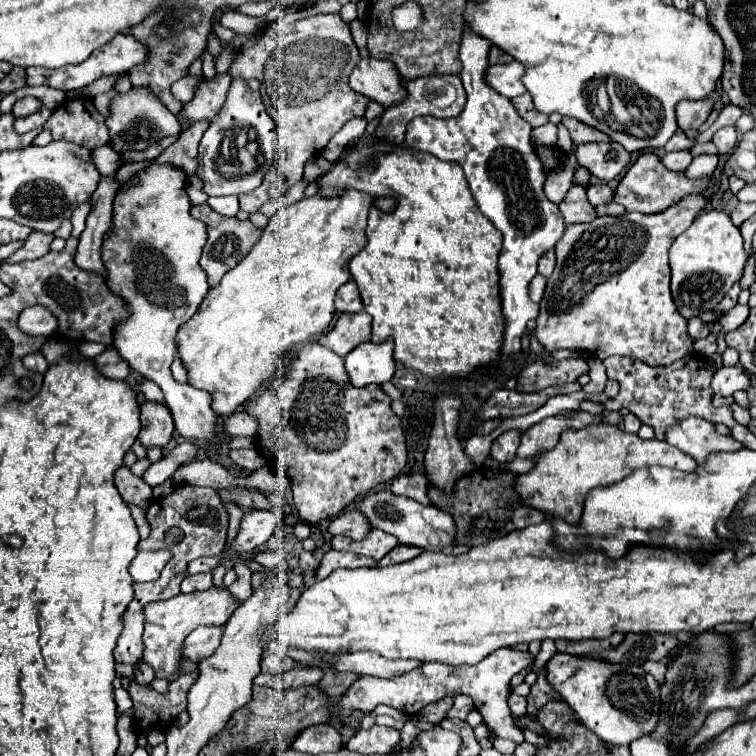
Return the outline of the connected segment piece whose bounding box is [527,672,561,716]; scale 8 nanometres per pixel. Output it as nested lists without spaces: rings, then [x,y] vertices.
[[[539,672],[537,682],[531,686],[531,694],[527,696],[527,712],[529,714],[537,714],[539,708],[551,700],[561,700],[561,696],[557,692],[553,692],[553,688],[547,684],[547,676],[545,672]]]

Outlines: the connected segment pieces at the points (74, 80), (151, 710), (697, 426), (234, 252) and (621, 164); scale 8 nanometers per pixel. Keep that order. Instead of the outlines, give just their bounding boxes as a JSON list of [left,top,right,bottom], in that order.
[[27,34,145,92],[115,662,197,734],[665,416,741,462],[191,204,263,286],[575,142,629,182]]

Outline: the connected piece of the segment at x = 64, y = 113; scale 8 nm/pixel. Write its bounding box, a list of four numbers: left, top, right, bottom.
[43,98,109,148]

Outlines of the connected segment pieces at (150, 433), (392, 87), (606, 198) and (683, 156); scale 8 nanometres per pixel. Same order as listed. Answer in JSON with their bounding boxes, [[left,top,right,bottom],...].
[[137,402,175,448],[349,58,405,106],[587,184,613,206],[663,150,693,172]]

